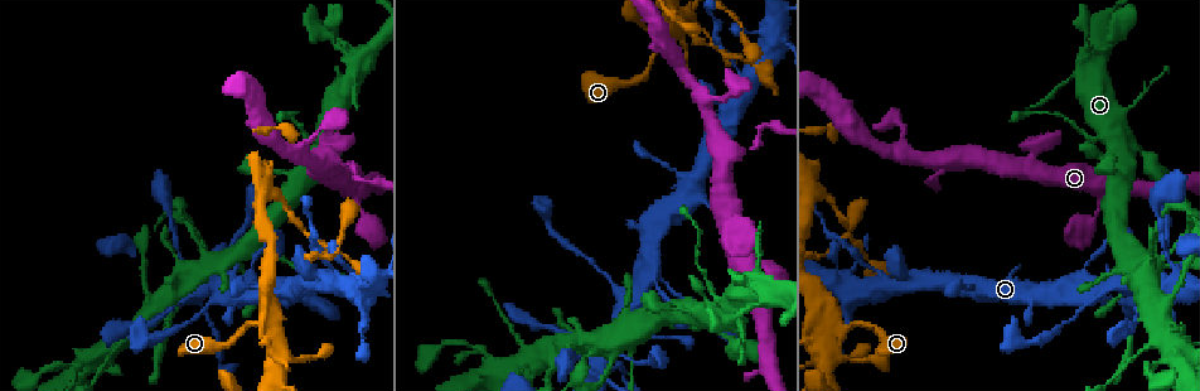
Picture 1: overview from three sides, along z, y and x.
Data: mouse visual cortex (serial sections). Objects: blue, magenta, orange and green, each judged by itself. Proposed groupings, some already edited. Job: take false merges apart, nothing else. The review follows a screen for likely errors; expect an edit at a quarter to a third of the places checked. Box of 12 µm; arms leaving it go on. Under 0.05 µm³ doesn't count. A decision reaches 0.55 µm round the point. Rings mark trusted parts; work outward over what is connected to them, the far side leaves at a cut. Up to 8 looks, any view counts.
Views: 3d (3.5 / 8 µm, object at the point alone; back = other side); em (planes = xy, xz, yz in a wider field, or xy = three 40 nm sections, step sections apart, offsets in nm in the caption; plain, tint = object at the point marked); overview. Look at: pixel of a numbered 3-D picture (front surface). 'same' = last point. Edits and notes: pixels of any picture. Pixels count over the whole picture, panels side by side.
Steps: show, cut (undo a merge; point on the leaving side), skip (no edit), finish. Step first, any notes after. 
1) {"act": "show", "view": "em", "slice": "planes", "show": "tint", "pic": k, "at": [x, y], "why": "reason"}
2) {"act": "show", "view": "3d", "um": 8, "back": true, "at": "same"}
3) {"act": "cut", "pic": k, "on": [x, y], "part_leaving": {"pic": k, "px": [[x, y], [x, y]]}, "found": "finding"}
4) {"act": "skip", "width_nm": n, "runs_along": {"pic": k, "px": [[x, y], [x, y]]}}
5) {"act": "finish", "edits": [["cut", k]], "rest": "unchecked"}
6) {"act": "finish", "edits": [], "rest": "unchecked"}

{"act": "show", "view": "3d", "um": 8, "pic": 1, "at": [331, 161], "why": "thick turns thin"}

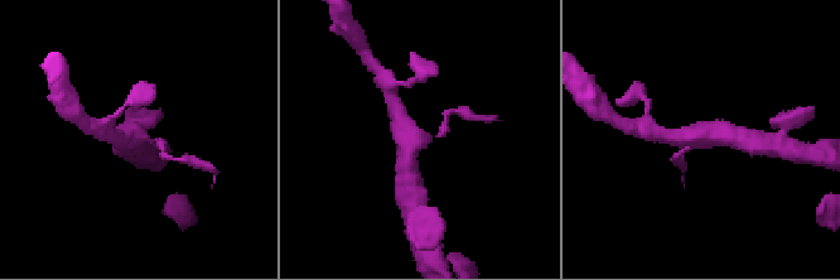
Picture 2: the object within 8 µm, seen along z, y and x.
{"act": "show", "view": "3d", "um": 3.5, "pic": 2, "at": [424, 140]}

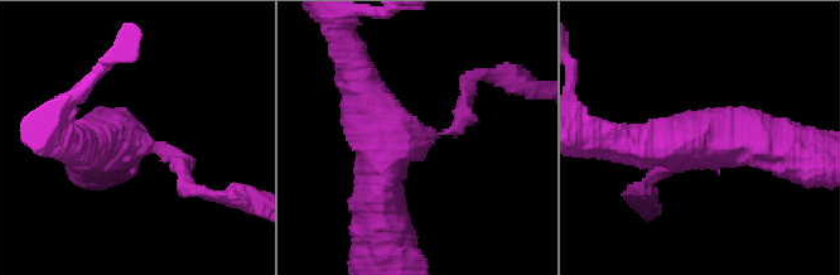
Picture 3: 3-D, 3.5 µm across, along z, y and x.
{"act": "show", "view": "em", "slice": "xy", "step": 5, "show": "tint", "pic": 3, "at": [126, 139]}

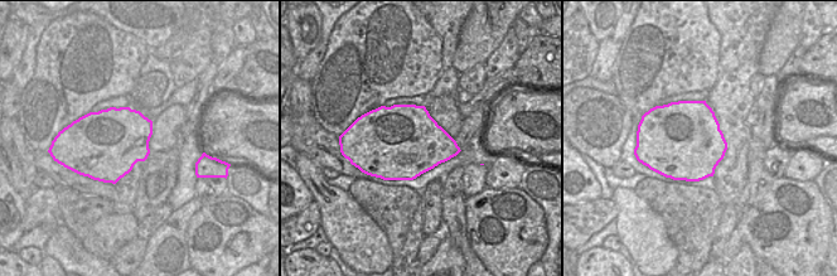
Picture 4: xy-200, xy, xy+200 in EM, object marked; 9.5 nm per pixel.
{"act": "cut", "pic": 3, "on": [464, 97], "part_leaving": {"pic": 3, "px": [[449, 130], [481, 72], [515, 82]]}, "found": "a second cell is stuck on"}

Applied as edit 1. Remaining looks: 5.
{"act": "show", "view": "overview"}

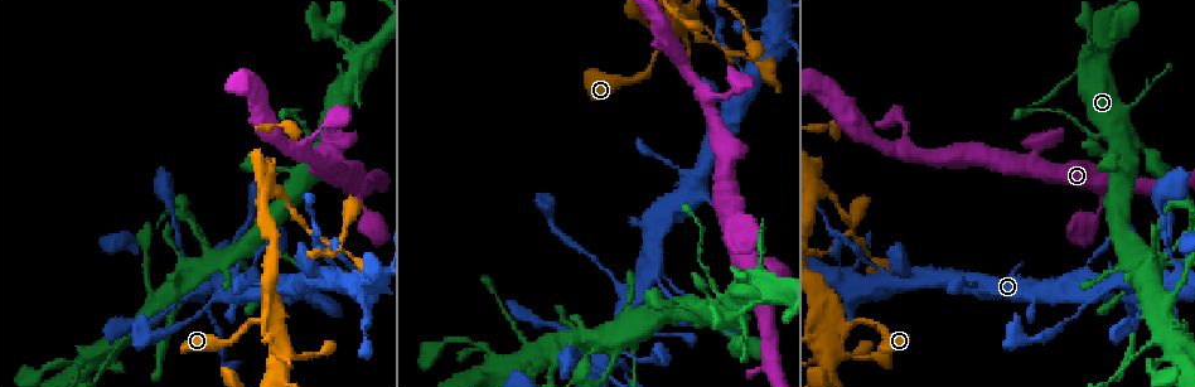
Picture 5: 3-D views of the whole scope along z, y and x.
{"act": "show", "view": "3d", "um": 3.5, "pic": 5, "at": [874, 265], "why": "thick turns thin"}

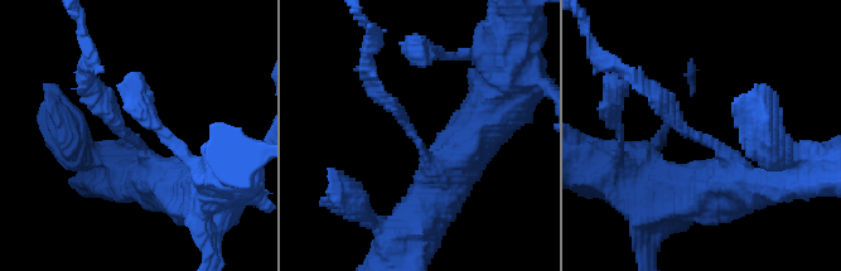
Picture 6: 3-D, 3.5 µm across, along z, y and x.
{"act": "show", "view": "em", "slice": "xy", "step": 3, "show": "tint", "pic": 6, "at": [415, 138], "why": "need the tissue"}

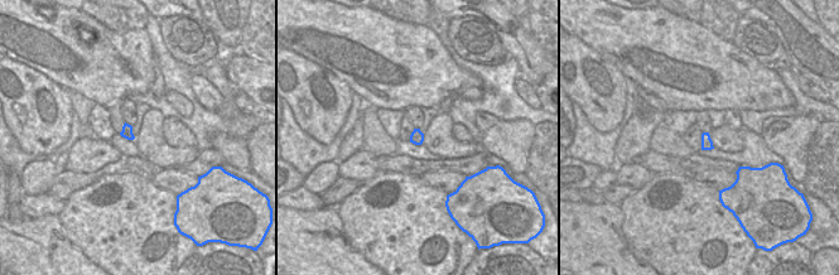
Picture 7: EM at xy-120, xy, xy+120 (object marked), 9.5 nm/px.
{"act": "cut", "pic": 6, "on": [119, 122], "arm_widths_nm": [200, 450], "found": "a second cell is stuck on"}

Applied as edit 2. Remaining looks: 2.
{"act": "show", "view": "overview"}

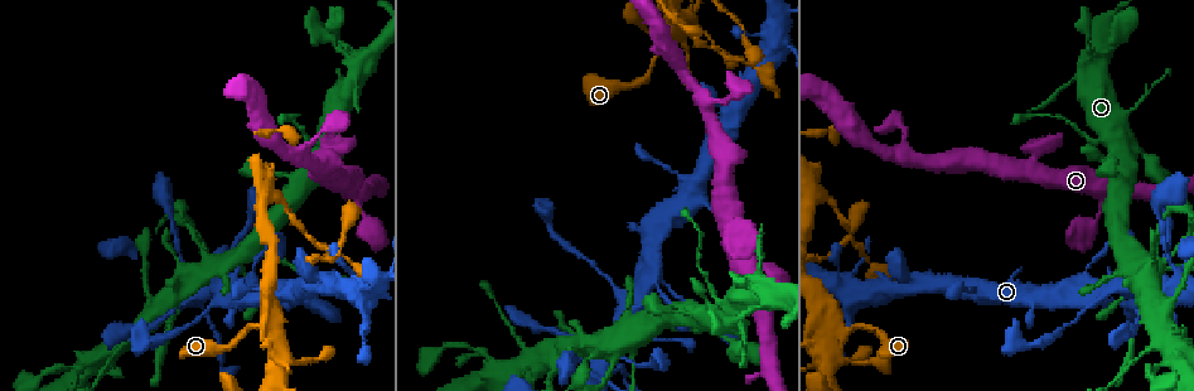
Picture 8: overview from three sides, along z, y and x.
{"act": "show", "view": "3d", "um": 3.5, "pic": 8, "at": [170, 326], "why": "narrows sharply"}

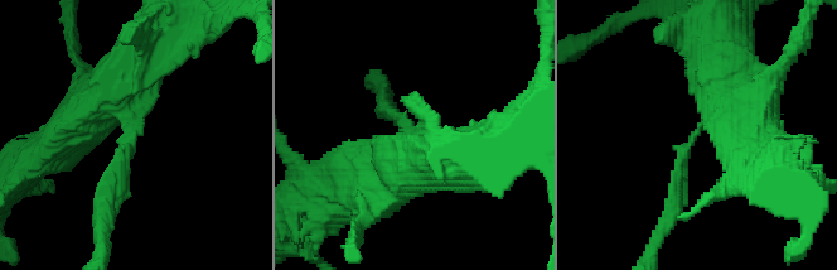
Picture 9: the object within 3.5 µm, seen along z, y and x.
{"act": "skip", "runs_along": {"pic": 9, "px": [[724, 66], [731, 85], [682, 154], [673, 208]]}, "found": "all the same cell"}

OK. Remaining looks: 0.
{"act": "finish", "edits": [["cut", 3], ["cut", 6]], "rest": "unchecked"}

